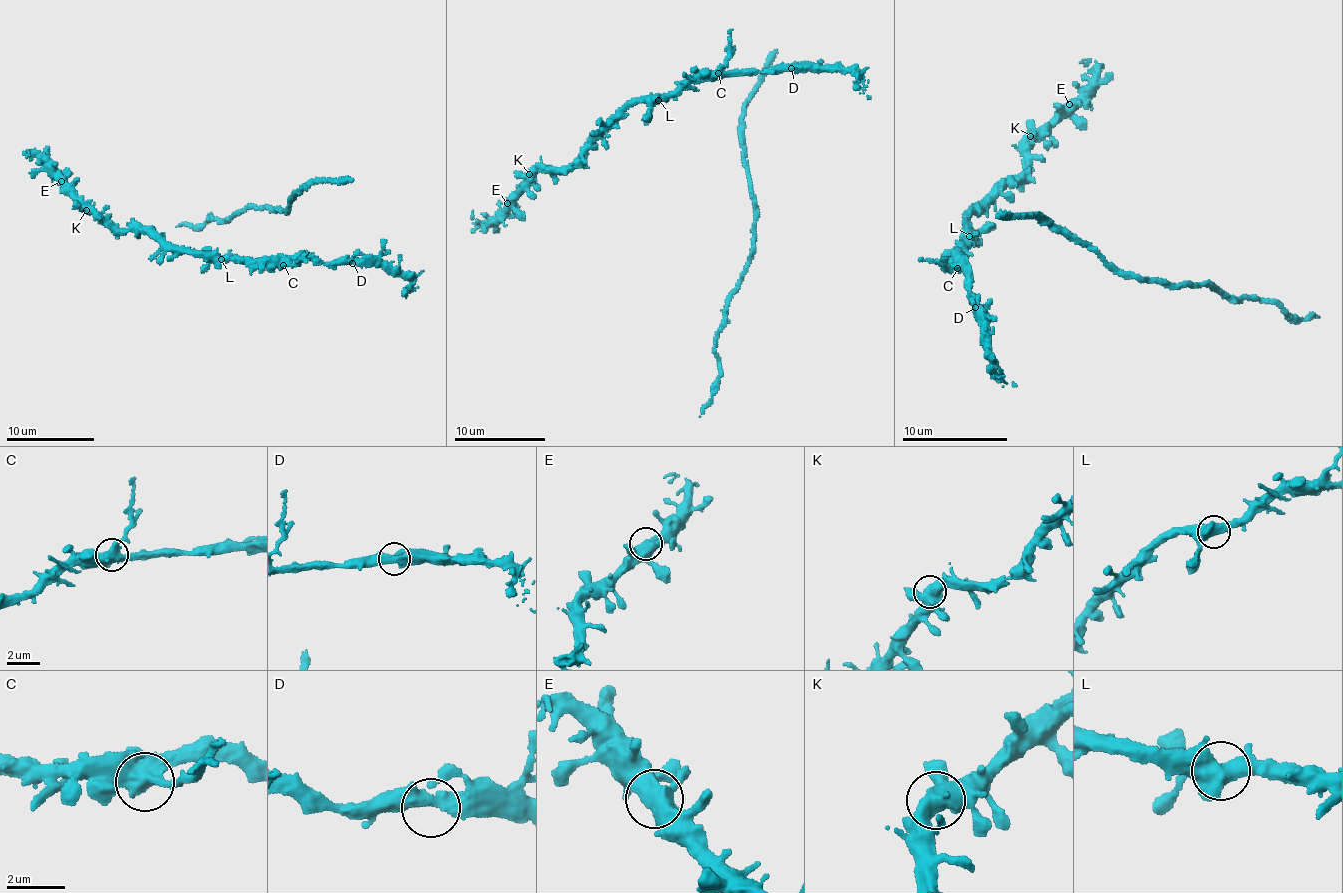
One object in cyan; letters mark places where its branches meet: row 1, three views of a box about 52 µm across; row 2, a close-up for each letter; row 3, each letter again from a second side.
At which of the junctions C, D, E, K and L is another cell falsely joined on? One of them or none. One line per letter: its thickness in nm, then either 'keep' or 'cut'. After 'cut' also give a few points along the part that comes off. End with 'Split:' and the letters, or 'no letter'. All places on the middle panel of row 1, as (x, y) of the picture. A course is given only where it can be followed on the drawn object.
C: 550 nm | cut | (719, 73), (732, 30)
D: 400 nm | keep
E: 500 nm | keep
K: 500 nm | keep
L: 500 nm | keep
Split: C

